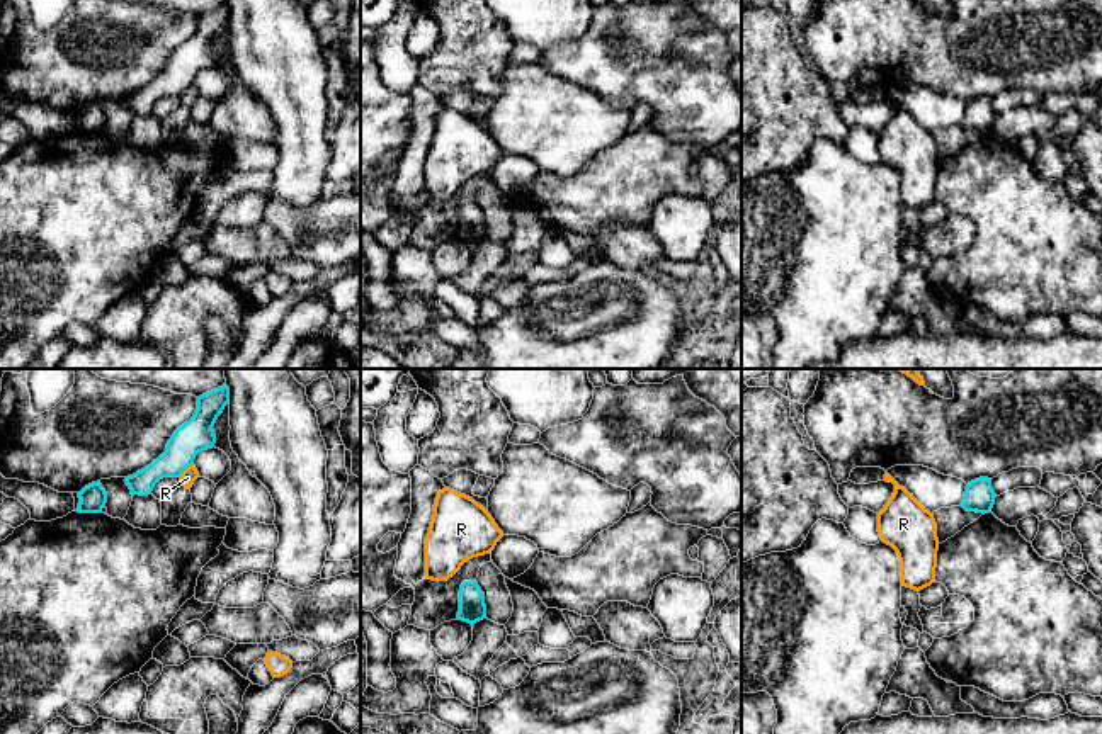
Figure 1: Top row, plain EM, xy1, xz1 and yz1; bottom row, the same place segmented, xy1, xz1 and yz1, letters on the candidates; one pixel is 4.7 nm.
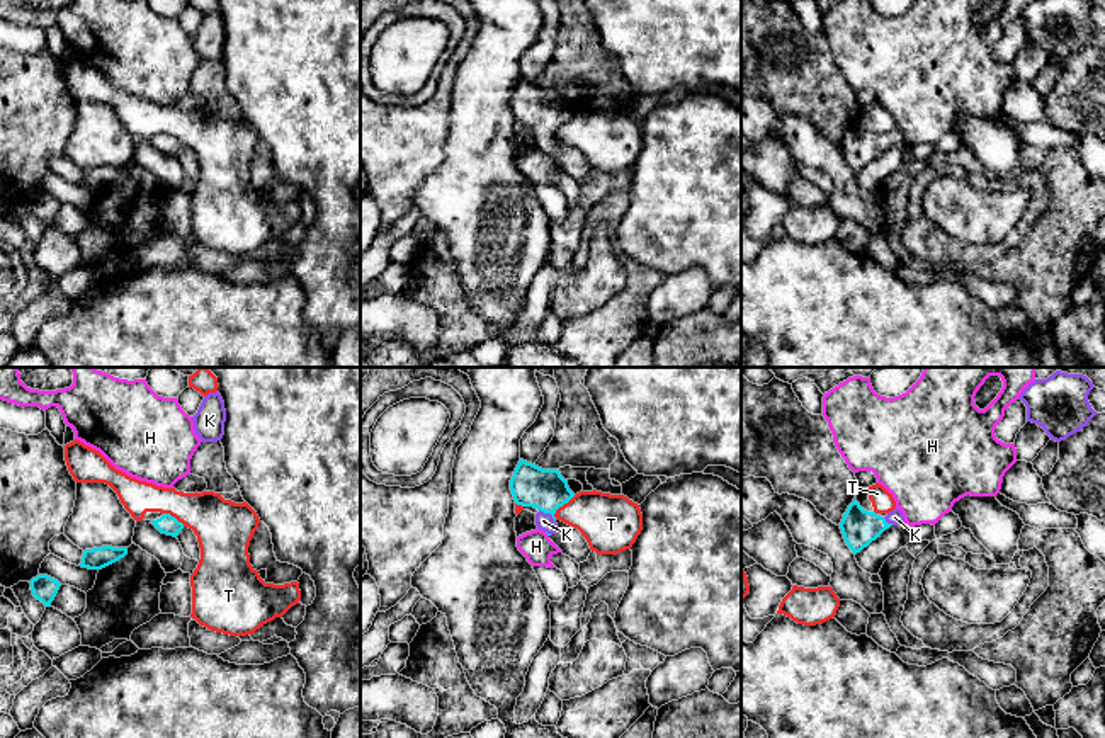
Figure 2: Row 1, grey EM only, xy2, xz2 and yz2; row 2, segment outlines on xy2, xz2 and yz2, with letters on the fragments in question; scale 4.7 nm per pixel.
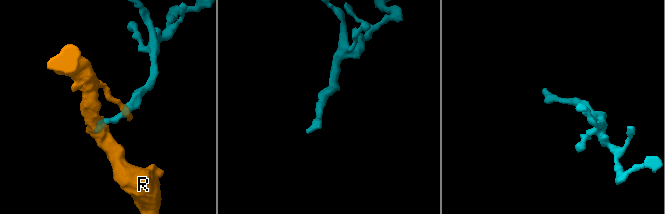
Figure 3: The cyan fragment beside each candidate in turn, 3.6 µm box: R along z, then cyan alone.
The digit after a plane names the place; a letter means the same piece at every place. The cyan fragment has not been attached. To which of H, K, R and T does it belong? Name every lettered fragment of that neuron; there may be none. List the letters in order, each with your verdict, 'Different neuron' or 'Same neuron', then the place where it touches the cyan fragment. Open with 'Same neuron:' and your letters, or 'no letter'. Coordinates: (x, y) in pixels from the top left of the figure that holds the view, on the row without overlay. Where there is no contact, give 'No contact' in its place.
Same neuron: K
H: Different neuron. No contact
K: Same neuron. Touches cyan at xz2 (549, 131)
R: Different neuron. Touches cyan at xy1 (186, 87)
T: Different neuron. Touches cyan at xz2 (561, 124)

